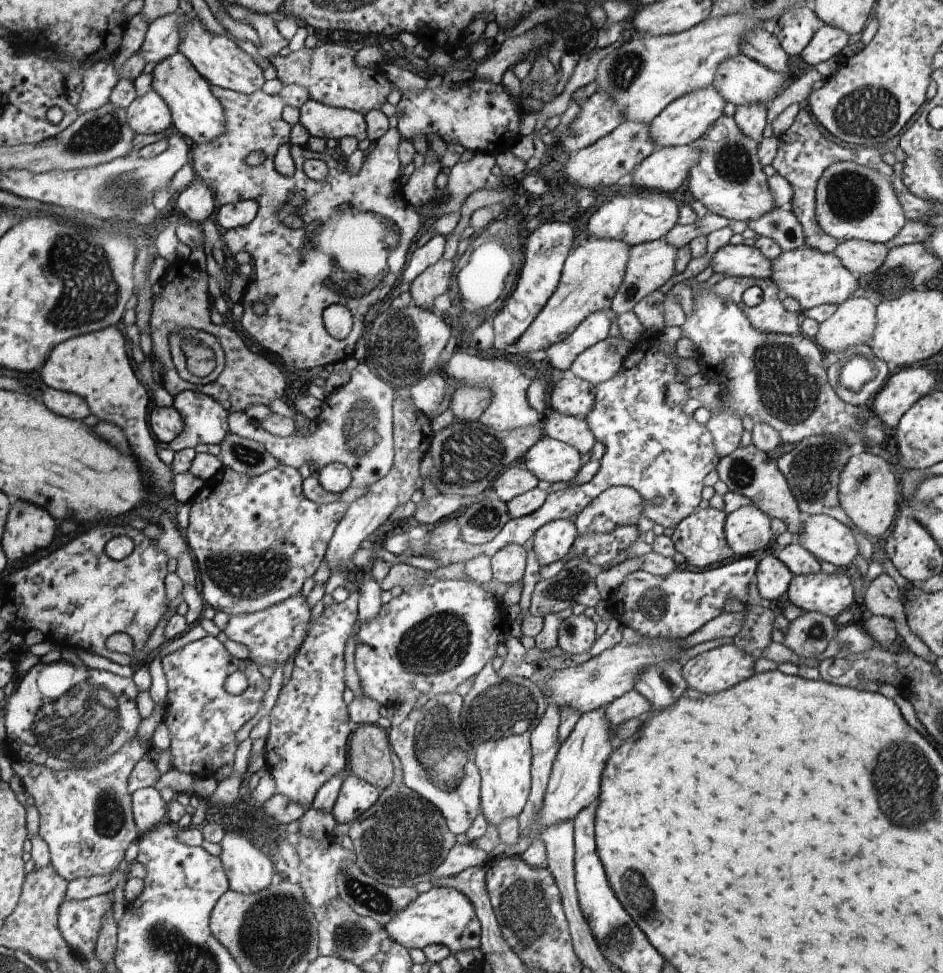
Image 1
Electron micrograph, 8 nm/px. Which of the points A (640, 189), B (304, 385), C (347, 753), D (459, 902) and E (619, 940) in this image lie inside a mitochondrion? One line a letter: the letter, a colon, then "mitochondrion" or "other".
A: other
B: other
C: other
D: other
E: mitochondrion

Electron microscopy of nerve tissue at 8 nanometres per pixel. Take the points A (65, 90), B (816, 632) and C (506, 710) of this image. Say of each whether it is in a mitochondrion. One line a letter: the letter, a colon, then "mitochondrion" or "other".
A: other
B: mitochondrion
C: mitochondrion

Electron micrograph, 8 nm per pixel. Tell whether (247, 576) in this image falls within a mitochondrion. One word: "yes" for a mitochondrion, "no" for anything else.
yes

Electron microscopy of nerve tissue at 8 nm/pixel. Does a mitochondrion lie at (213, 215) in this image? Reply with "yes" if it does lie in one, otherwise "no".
no

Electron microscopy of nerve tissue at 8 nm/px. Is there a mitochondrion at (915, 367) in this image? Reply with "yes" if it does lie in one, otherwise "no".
no

